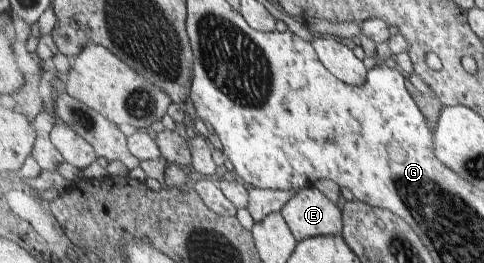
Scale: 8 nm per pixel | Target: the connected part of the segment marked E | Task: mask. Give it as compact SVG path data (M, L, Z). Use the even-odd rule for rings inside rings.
M314 185L295 193L281 212L298 242L317 236L338 236L344 228L341 209Z

